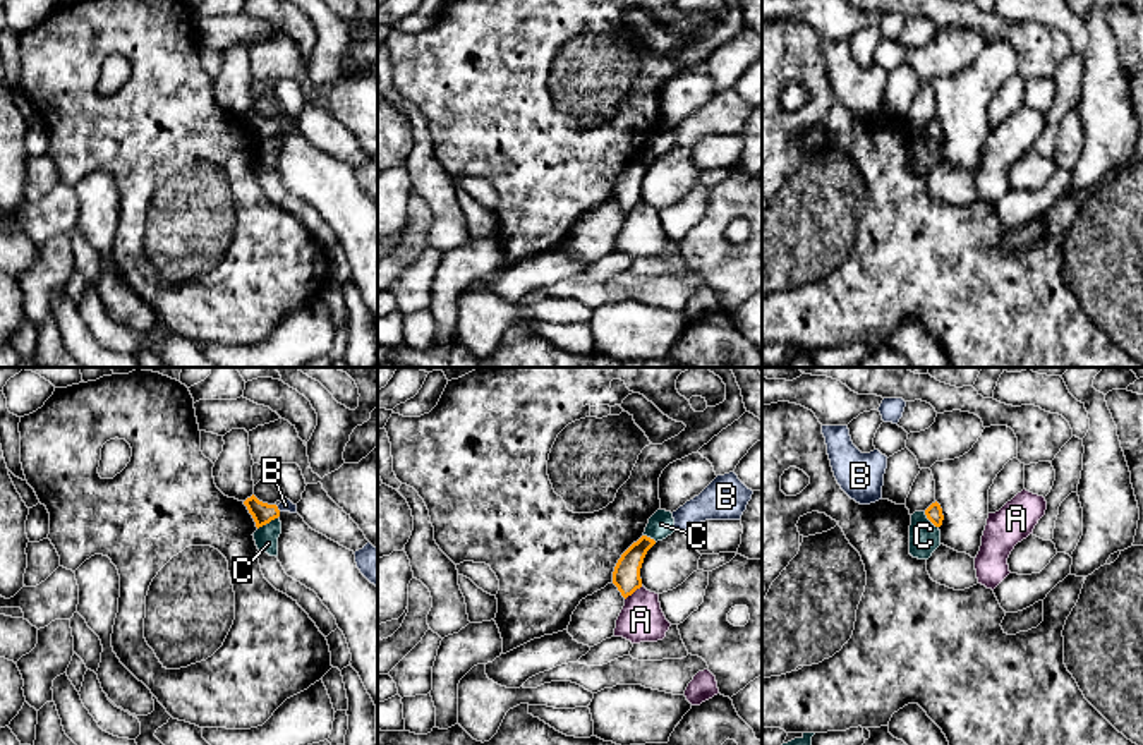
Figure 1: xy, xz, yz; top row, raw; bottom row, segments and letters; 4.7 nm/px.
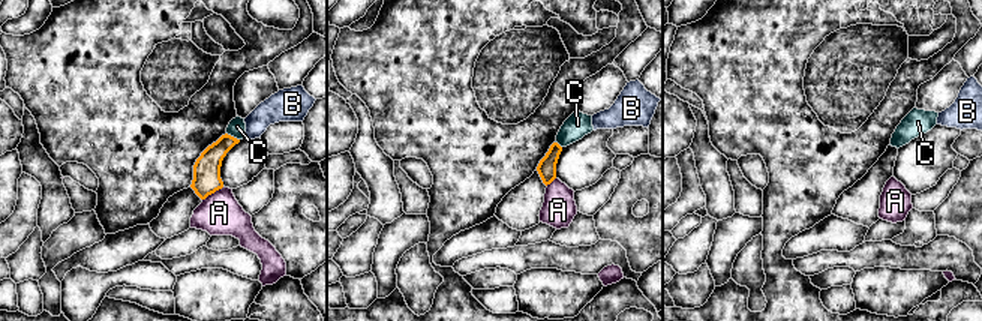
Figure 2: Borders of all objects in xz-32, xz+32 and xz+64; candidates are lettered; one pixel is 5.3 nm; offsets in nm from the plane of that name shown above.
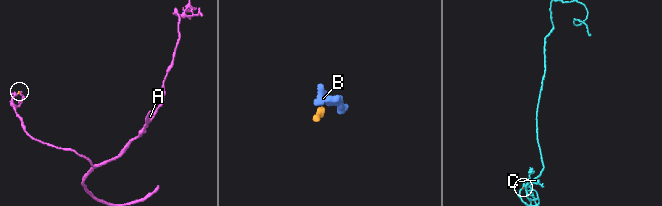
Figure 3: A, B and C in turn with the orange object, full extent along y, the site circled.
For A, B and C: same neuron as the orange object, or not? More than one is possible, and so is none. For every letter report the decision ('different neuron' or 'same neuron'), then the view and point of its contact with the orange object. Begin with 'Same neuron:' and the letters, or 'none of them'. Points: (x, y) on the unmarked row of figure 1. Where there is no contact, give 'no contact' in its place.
Same neuron: B
A: different neuron; contact xz (634, 206)
B: same neuron; contact xy (277, 124)
C: different neuron; contact xy (266, 138)

